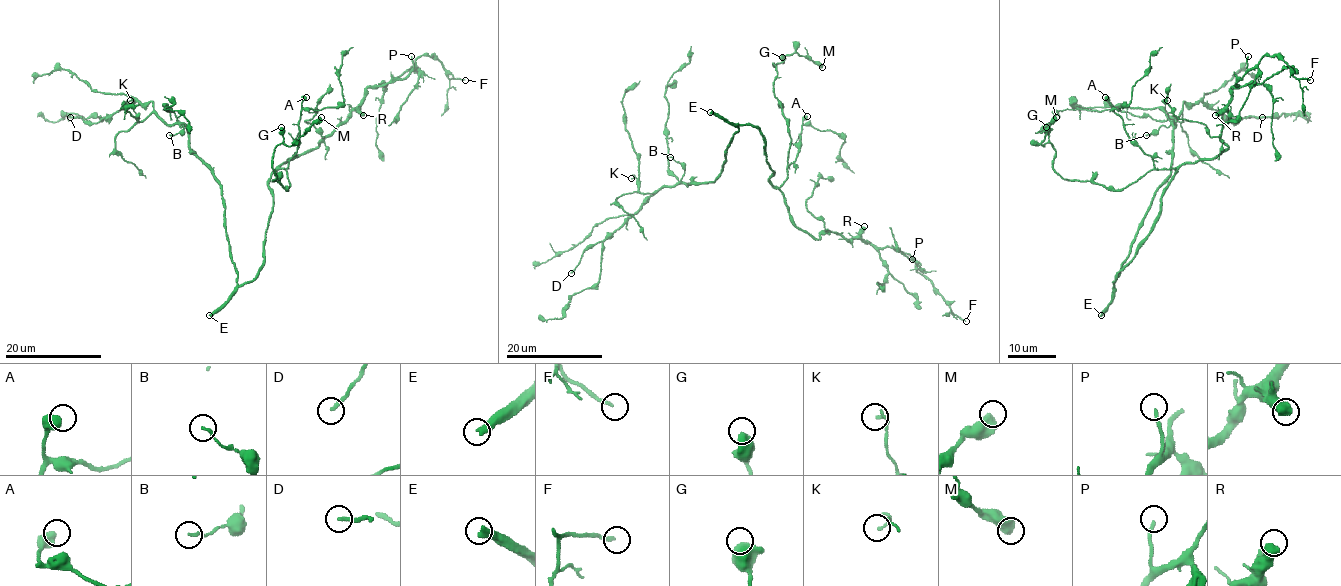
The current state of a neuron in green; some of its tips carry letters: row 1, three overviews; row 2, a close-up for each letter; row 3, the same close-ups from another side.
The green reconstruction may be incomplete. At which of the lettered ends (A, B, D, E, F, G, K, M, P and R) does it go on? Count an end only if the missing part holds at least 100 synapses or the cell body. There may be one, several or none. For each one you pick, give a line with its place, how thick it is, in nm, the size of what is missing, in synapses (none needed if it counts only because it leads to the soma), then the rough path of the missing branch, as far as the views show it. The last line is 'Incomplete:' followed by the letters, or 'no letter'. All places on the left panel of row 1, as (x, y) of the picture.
E: (209, 315) | 360 nm | 130 syn
Incomplete: E

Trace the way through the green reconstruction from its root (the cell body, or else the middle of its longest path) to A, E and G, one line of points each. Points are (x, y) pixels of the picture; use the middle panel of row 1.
A: (758, 129), (774, 171), (770, 181), (778, 187), (798, 154), (802, 121), (807, 116)
E: (758, 129), (728, 123), (710, 112)
G: (758, 129), (774, 171), (770, 181), (778, 187), (790, 145), (774, 92), (774, 64), (782, 57)

